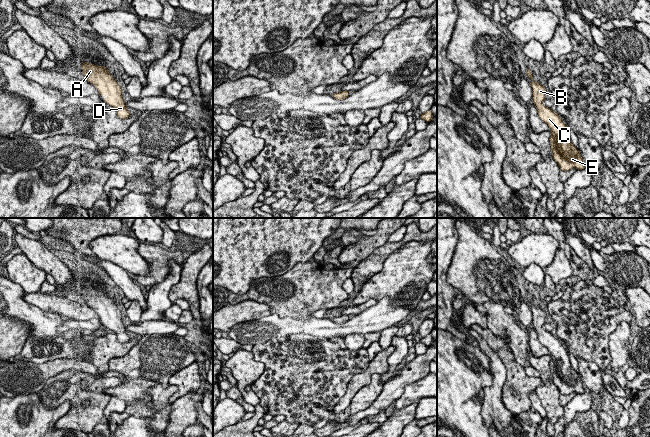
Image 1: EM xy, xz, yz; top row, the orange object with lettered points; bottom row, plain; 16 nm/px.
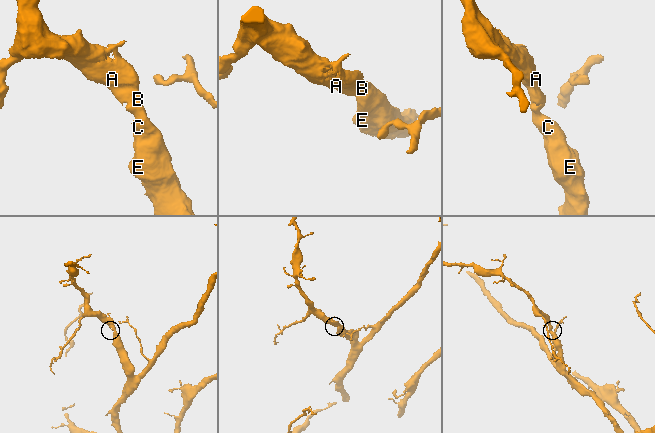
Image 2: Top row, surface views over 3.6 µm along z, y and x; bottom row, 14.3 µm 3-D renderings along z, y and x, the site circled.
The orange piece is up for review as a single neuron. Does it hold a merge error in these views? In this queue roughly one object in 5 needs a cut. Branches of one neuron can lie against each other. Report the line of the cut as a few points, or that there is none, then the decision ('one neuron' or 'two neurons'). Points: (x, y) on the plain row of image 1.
no cut; one neuron

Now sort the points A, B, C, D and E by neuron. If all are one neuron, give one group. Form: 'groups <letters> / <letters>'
groups A B C D E

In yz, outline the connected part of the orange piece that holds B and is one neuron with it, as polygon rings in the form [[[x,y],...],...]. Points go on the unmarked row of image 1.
[[[526,293],[526,298],[532,304],[530,307],[533,316],[532,325],[537,333],[538,340],[550,352],[549,365],[553,383],[561,395],[569,395],[573,392],[584,393],[585,386],[580,375],[572,368],[568,353],[561,341],[542,328],[545,324],[545,311],[533,304],[530,294]]]

